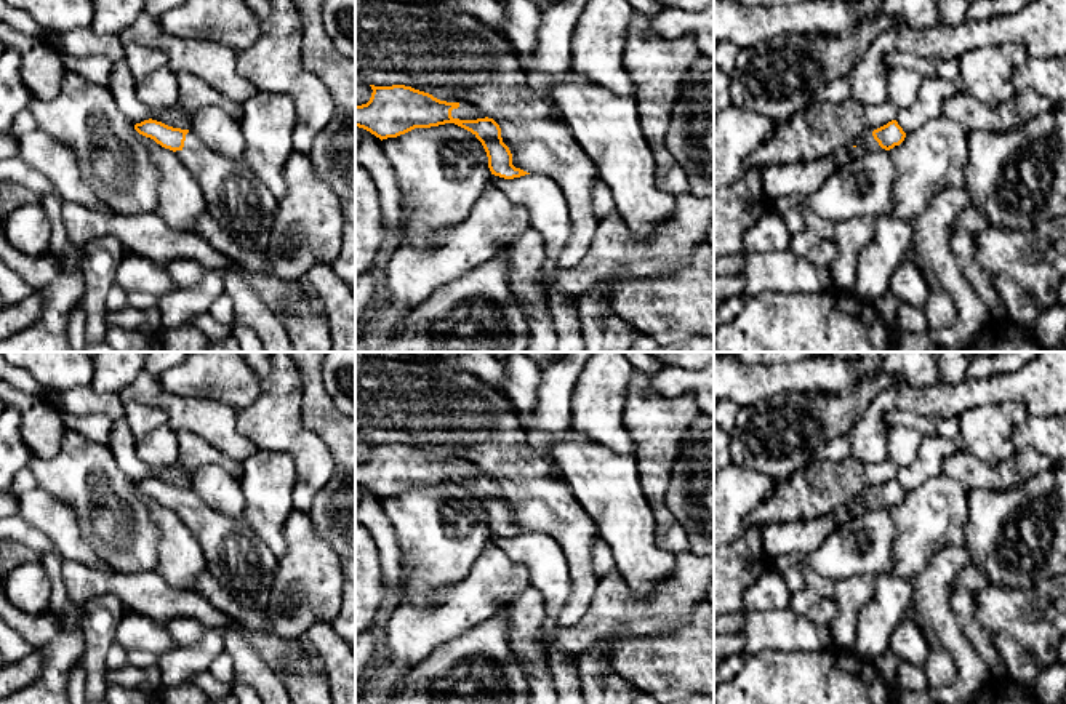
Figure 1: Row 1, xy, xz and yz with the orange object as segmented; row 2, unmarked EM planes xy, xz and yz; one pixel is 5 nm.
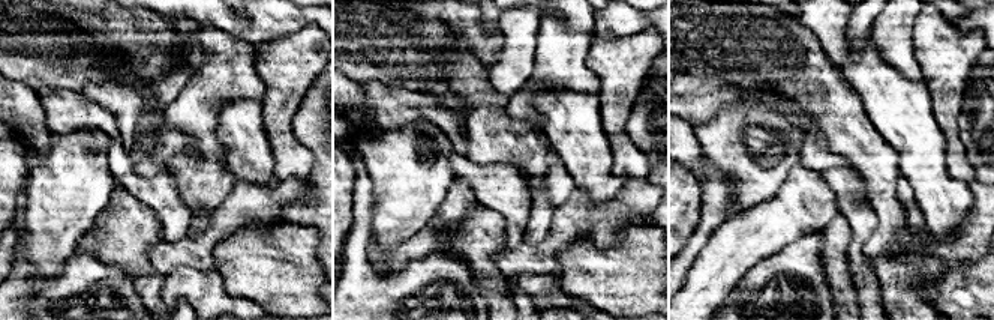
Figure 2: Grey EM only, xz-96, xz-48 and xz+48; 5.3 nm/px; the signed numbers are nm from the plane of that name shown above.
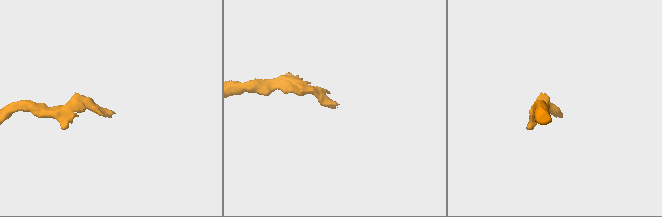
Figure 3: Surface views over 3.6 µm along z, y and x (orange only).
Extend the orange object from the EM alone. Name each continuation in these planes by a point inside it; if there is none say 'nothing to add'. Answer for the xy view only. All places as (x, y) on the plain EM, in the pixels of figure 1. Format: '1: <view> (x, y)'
1: xy (236, 556)

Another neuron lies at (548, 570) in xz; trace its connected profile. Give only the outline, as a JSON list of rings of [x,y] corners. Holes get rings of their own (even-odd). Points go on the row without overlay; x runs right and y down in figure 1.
[[[491,533],[490,541],[506,550],[509,558],[528,571],[528,581],[544,595],[544,637],[554,637],[559,613],[571,595],[571,579],[562,547],[546,533],[525,533],[504,538]]]

